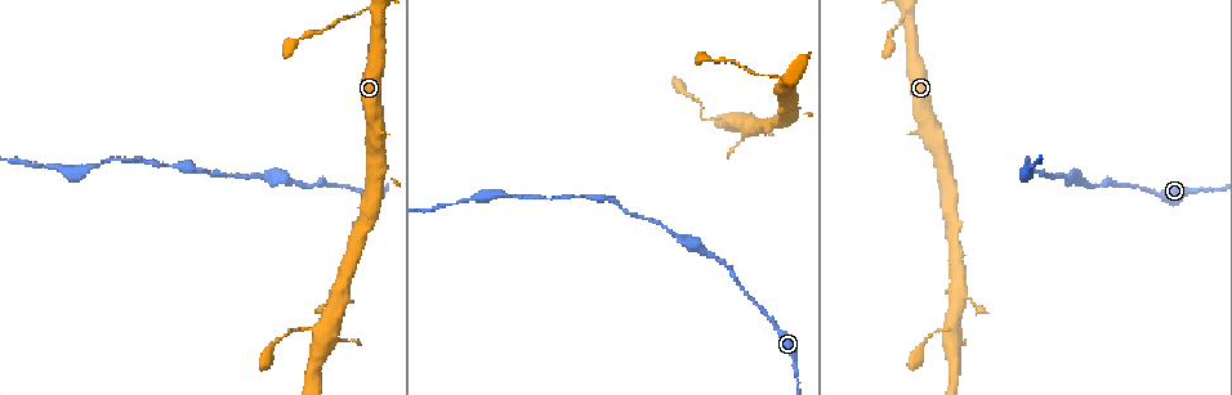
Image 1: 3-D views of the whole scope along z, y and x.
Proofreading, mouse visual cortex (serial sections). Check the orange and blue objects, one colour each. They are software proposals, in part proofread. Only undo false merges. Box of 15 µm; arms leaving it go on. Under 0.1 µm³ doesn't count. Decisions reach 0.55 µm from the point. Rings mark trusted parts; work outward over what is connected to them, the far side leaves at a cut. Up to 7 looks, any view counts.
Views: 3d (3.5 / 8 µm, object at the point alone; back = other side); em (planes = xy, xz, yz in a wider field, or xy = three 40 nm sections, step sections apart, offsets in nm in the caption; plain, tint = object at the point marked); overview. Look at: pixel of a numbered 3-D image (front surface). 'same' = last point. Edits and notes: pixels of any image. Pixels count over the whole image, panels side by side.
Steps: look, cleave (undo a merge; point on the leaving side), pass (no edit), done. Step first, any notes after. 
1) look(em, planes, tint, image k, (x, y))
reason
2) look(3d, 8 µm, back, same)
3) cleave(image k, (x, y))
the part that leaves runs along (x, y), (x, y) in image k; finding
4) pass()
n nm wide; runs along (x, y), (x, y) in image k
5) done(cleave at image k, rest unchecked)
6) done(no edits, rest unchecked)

look(em, xy, step 2, tint, image 1, (769, 77))
narrows sharply

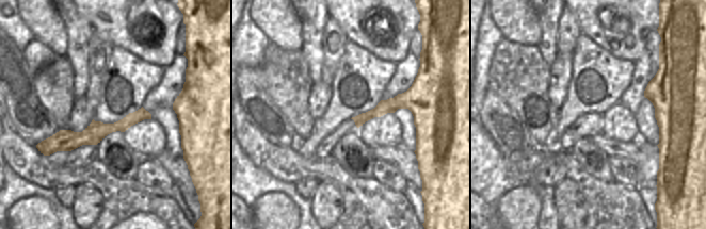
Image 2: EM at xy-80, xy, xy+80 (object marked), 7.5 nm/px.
look(3d, 3.5 µm, same)

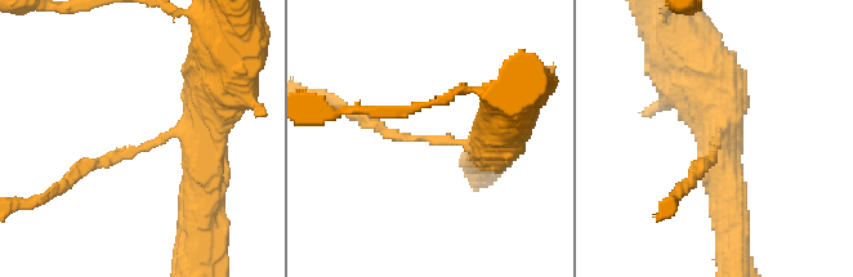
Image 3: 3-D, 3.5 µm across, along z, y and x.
pass()
runs along (202, 152), (164, 133), (61, 188) in image 3; all the same cell

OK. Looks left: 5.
look(3d, 8 µm, image 1, (576, 196))
thick turns thin

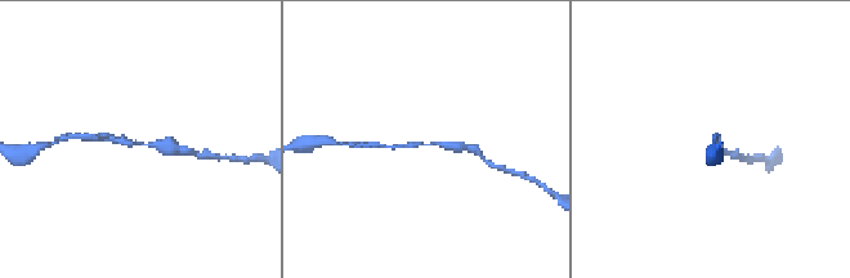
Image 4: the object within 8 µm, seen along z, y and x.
look(3d, 3.5 µm, back, image 4, (422, 144))

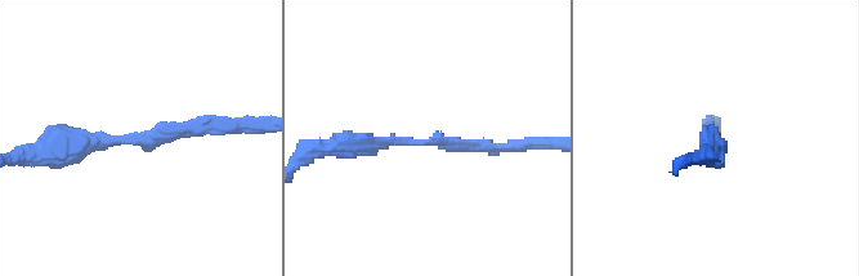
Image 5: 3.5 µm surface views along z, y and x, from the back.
look(em, xy, step 1, tint, image 5, (133, 139))
arms of 150, 300 nm

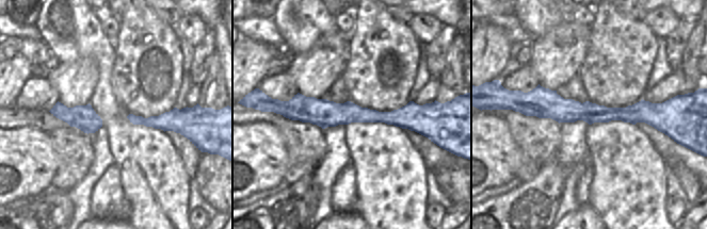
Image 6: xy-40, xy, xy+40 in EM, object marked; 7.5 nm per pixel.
pass()
continuous, no second cell

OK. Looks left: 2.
look(em, xy, step 3, tint, image 1, (289, 329))
abrupt turn

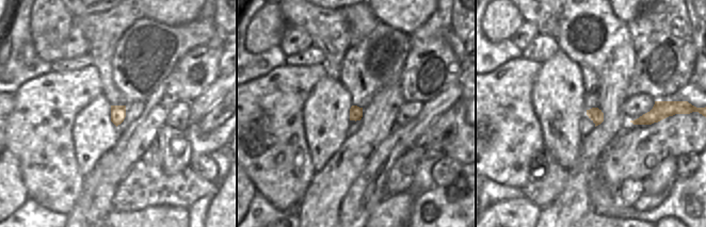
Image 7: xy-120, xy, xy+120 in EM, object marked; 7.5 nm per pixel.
look(3d, 3.5 µm, same)

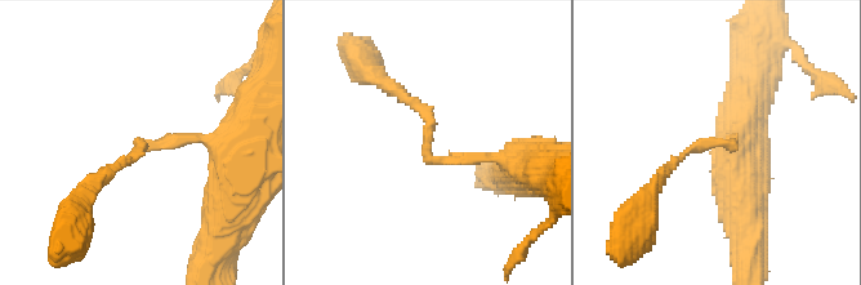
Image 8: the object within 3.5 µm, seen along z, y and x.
pass()
100 nm wide; runs along (520, 164), (433, 160), (429, 117), (401, 94) in image 8; continuous, no second cell

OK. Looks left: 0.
done(no edits, rest unchecked)

